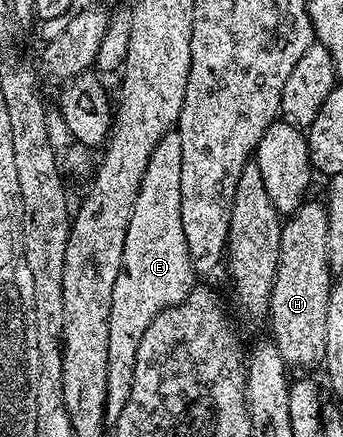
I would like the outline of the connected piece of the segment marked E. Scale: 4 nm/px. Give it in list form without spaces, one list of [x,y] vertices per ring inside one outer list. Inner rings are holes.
[[[155,157],[149,162],[145,180],[141,182],[141,191],[133,206],[131,225],[127,229],[127,237],[123,245],[123,265],[115,281],[115,289],[111,293],[111,321],[107,345],[107,401],[105,402],[105,418],[109,421],[117,420],[119,413],[123,413],[123,405],[127,405],[127,397],[131,397],[131,381],[135,377],[135,357],[139,353],[139,341],[143,341],[143,333],[147,333],[147,325],[151,325],[151,321],[155,321],[155,317],[159,317],[163,309],[183,302],[195,286],[193,262],[187,253],[187,241],[183,237],[179,197],[180,168],[180,158],[165,160]]]

